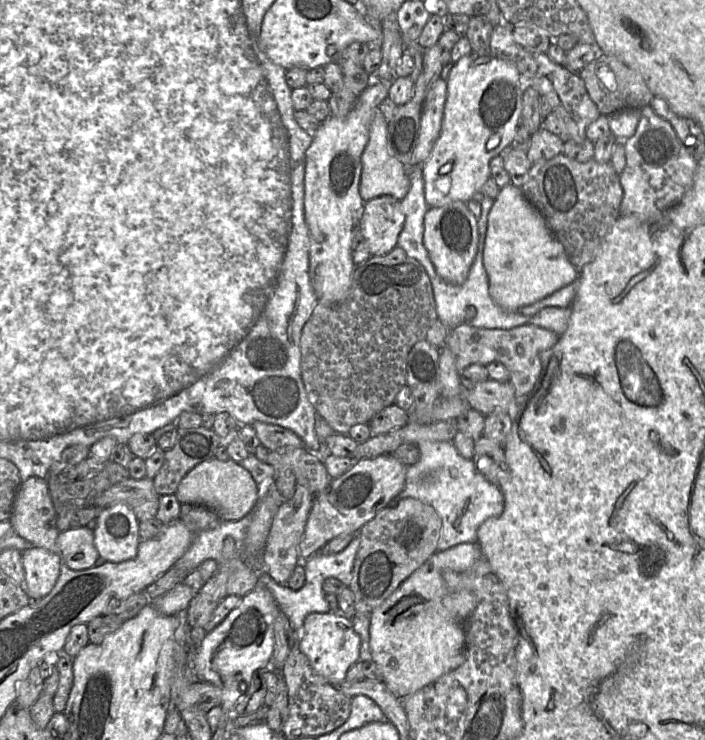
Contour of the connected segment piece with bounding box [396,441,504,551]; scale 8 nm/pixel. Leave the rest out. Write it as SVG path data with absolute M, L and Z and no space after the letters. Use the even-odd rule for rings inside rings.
M419 441L420 459L408 466L406 484L397 496L399 499L414 498L431 505L442 519L442 530L437 543L437 551L448 549L465 542L477 542L477 530L487 519L497 517L504 510L504 496L500 488L486 479L475 467L472 459L464 458L453 442L450 441Z

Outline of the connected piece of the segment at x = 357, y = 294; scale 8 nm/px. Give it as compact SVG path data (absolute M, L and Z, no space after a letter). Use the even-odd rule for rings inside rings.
M399 246L389 253L372 256L357 265L352 274L351 288L343 301L336 305L324 305L318 302L309 320L305 323L300 339L301 376L309 401L317 411L318 417L323 418L336 433L347 434L352 426L367 423L382 409L395 404L395 398L407 382L407 356L411 348L419 341L426 340L430 326L438 319L433 289L429 276L419 261L407 255Z

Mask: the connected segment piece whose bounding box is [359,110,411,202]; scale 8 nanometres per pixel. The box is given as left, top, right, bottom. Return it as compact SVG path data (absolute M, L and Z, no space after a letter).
M376 110L370 124L369 140L361 158L362 171L359 192L365 202L383 195L390 195L398 200L402 200L407 195L411 185L405 165L388 152L387 123L384 115L379 110Z

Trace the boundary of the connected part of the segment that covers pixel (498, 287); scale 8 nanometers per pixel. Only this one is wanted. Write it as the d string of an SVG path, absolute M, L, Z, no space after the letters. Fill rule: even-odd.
M512 184L500 189L489 212L483 263L491 298L509 311L533 304L575 283L579 276L545 217L527 200L521 188Z

